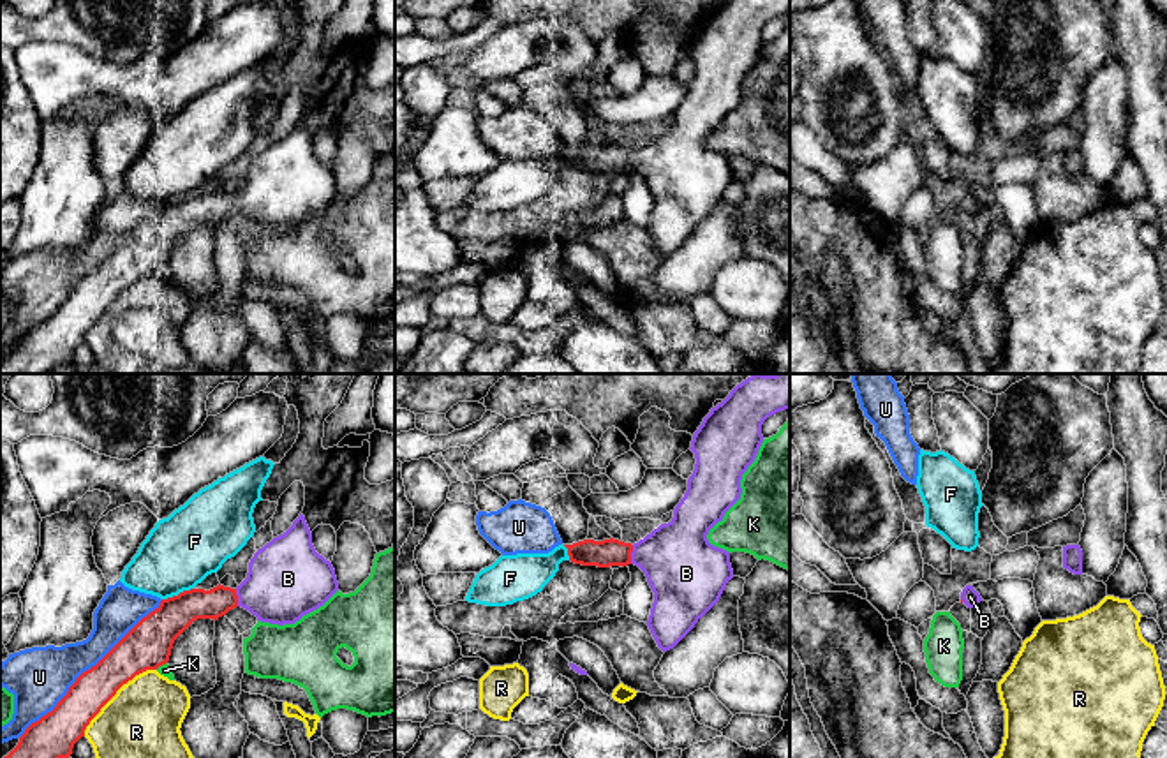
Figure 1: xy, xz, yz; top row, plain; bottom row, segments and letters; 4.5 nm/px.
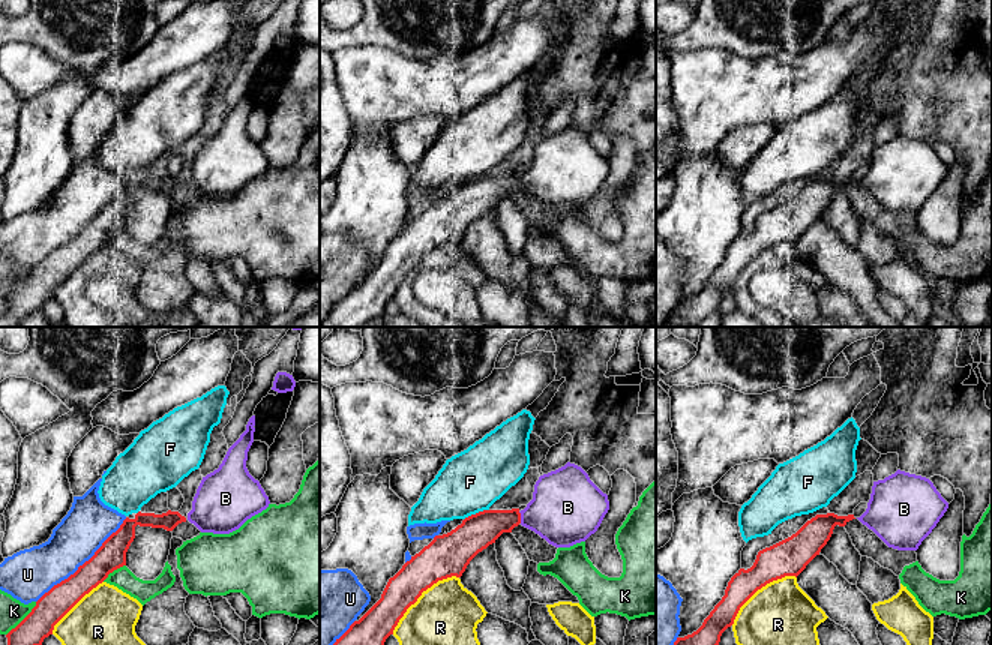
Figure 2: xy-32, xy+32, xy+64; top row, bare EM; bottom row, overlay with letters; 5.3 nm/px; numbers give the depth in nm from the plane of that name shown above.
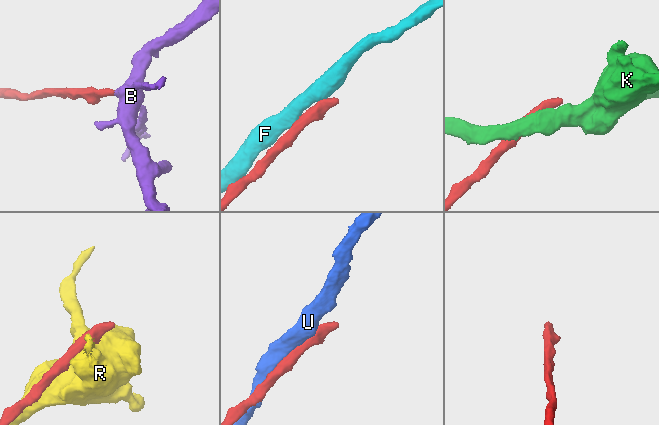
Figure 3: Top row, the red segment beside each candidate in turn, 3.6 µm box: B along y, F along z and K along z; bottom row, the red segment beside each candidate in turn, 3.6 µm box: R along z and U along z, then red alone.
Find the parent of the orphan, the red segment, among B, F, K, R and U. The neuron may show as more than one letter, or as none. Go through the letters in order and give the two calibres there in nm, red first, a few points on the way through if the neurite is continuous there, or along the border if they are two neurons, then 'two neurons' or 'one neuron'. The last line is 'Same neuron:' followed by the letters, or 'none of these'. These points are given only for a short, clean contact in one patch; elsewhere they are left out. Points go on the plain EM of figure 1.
B: calibres 130 and 340 nm; way xz (609, 157), (630, 159), (661, 159), (683, 173); one neuron
F: calibres 200 and 320 nm; two neurons
K: calibres 220 and 50 nm; two neurons
R: calibres 200 and 400 nm; two neurons
U: calibres 190 and 280 nm; two neurons
Same neuron: B

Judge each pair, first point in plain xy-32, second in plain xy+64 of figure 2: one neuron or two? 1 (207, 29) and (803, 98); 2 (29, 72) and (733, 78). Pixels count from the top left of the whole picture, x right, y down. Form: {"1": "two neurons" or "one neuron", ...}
{"1": "one neuron", "2": "one neuron"}

